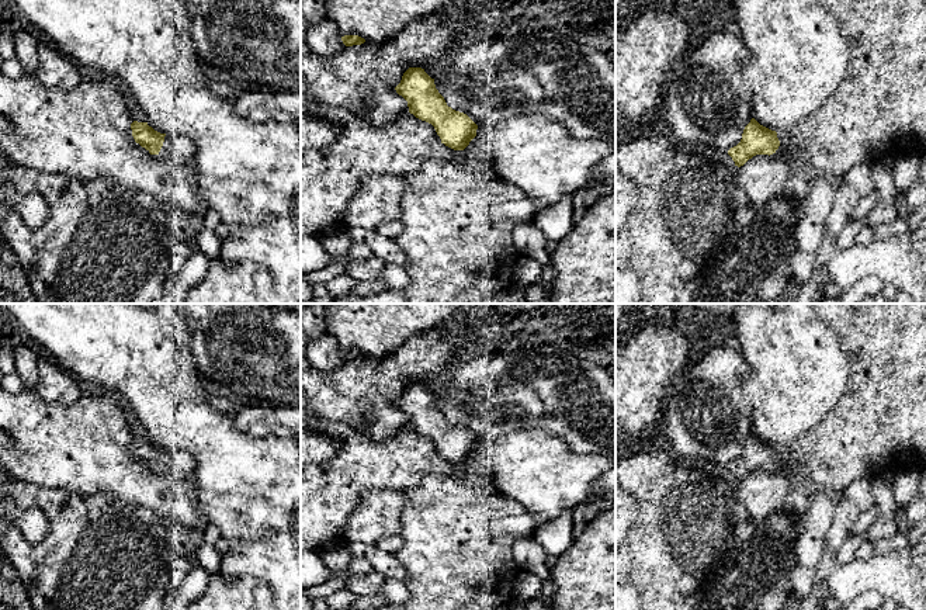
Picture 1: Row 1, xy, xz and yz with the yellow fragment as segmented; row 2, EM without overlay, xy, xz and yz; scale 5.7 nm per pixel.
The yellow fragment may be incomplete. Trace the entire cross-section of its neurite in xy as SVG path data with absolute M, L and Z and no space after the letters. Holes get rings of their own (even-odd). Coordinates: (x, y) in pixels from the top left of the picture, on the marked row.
M133 121L131 124L132 136L136 143L145 148L150 155L159 155L162 159L177 164L190 166L197 156L195 145L183 135L160 134L148 122Z

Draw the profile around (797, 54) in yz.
M732 0L742 41L749 59L742 65L742 77L752 93L753 118L771 131L787 131L815 112L837 89L849 67L849 41L836 18L818 0Z

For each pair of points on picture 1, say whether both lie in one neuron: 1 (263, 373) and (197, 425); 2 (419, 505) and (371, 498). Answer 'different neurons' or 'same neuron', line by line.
1: different neurons
2: different neurons

